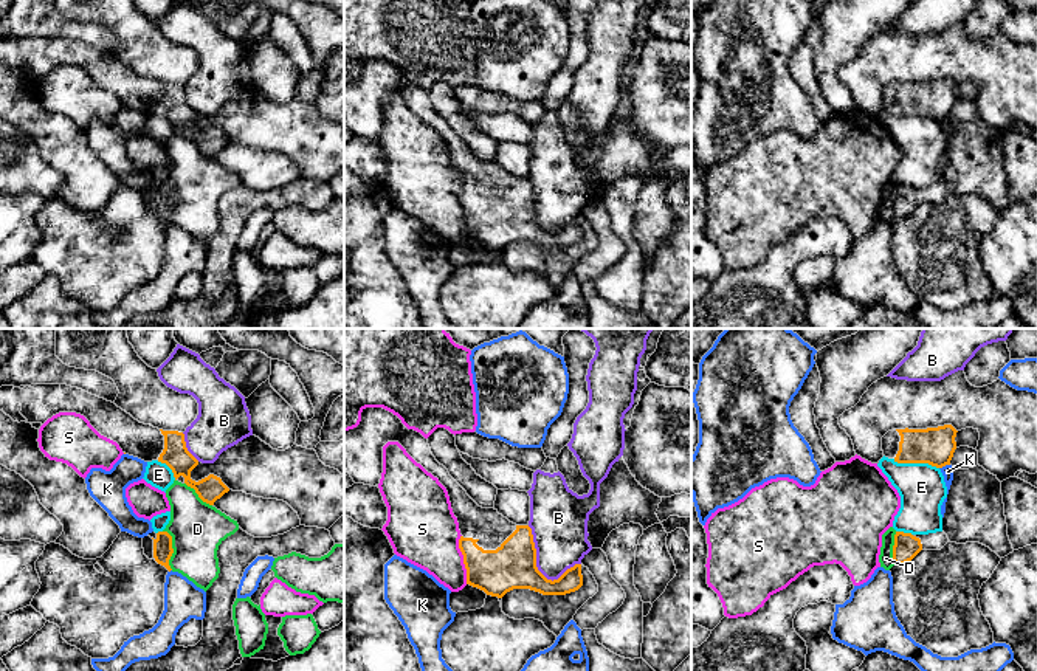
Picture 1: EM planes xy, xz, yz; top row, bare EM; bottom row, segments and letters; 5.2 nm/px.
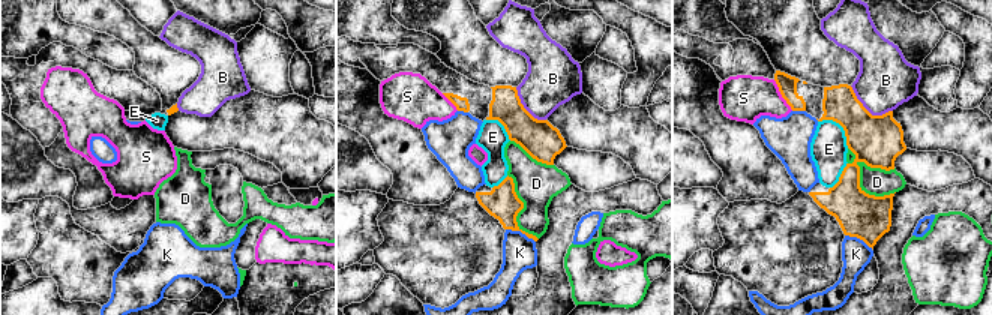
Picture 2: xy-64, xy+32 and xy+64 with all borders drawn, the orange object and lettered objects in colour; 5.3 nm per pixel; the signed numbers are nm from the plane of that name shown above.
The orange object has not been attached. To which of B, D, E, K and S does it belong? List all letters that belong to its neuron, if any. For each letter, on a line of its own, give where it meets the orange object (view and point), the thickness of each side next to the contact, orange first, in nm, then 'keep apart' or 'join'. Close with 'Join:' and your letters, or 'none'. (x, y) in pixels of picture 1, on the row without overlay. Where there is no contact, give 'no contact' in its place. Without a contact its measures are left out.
B: xz (537, 222) | 240/280 nm | keep apart
D: xy (172, 202) | 100/280 nm | keep apart
E: yz (916, 115) | 190/240 nm | keep apart
K: yz (944, 118) | 190/60 nm | keep apart
S: xz (464, 213) | 240/360 nm | keep apart
Join: none

